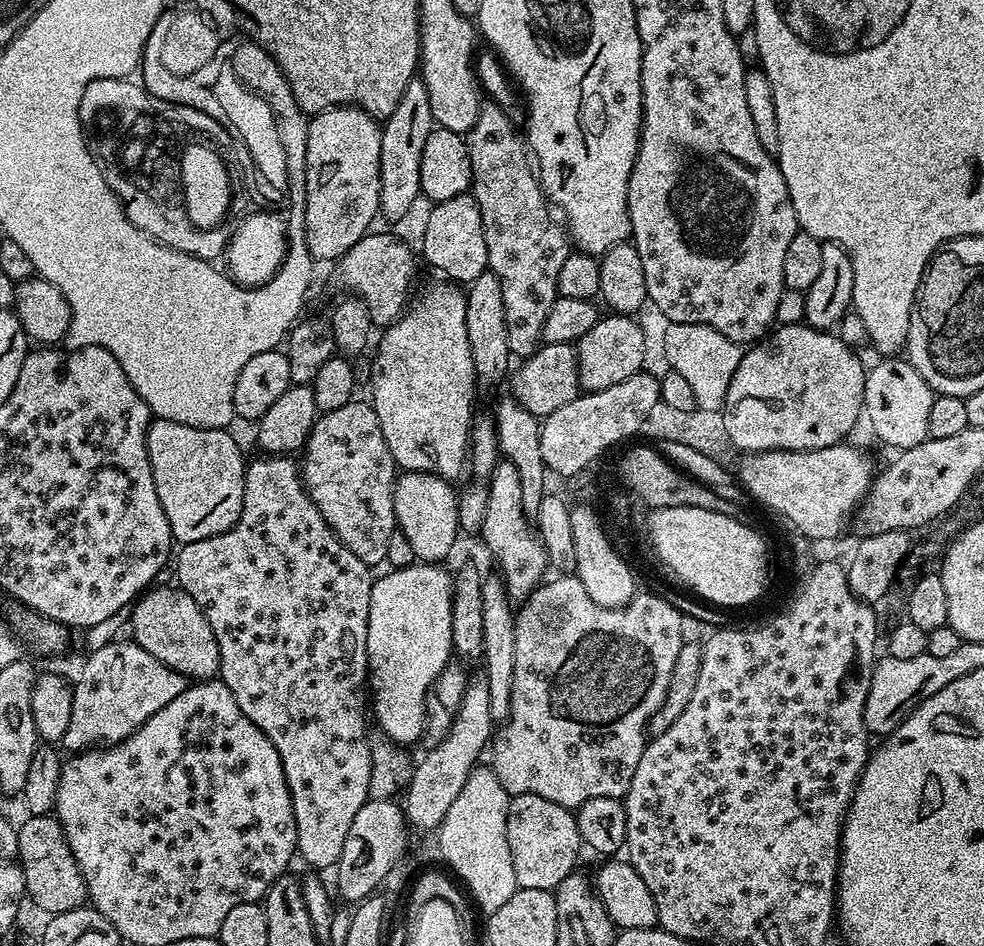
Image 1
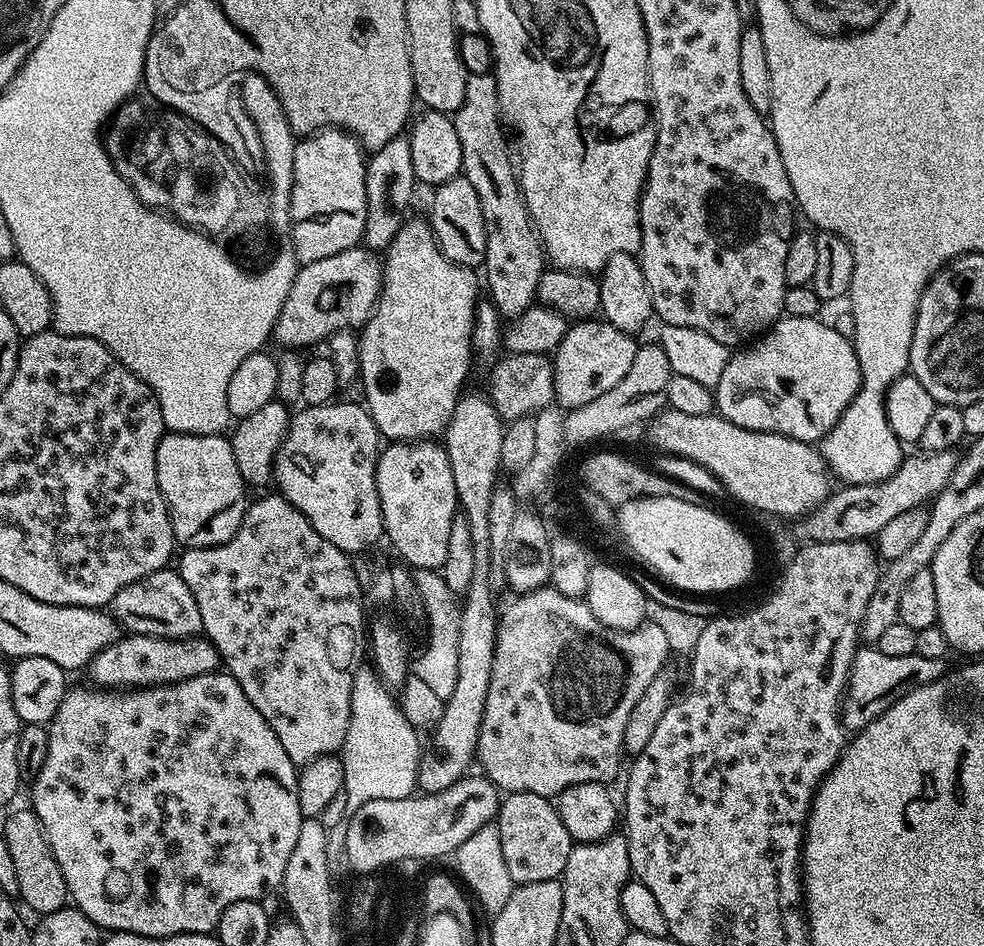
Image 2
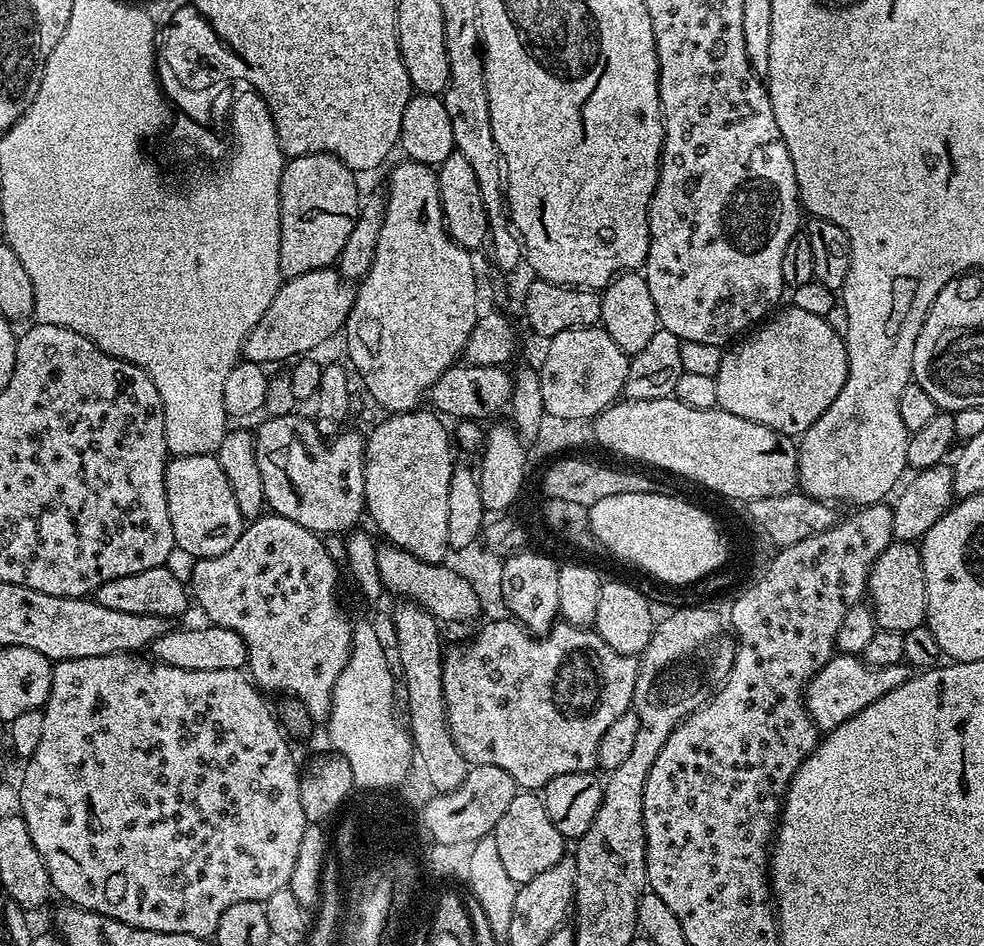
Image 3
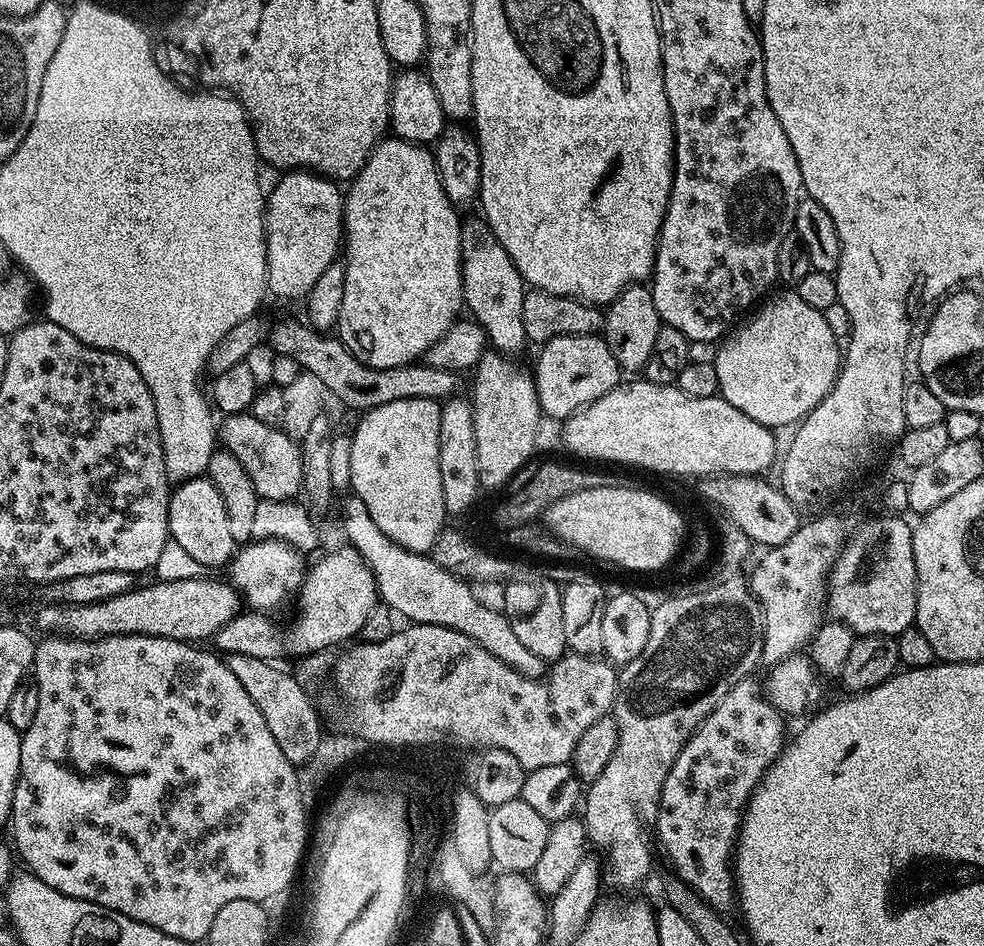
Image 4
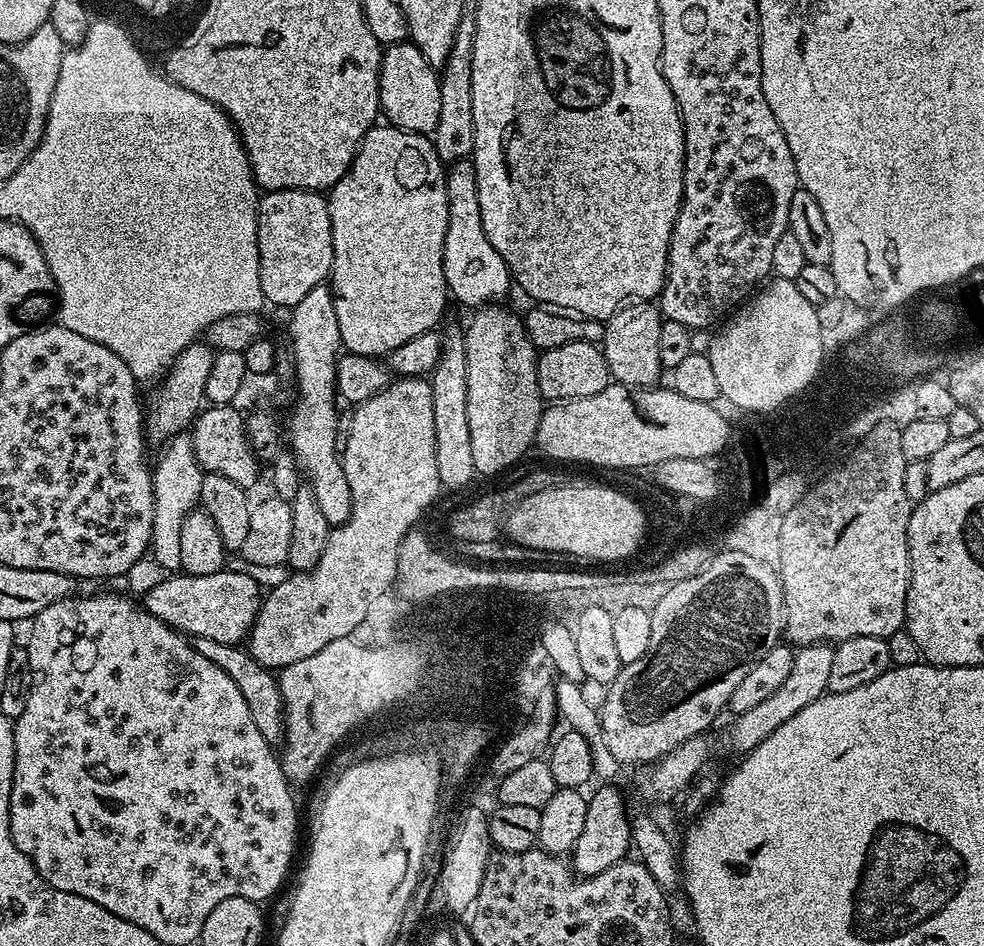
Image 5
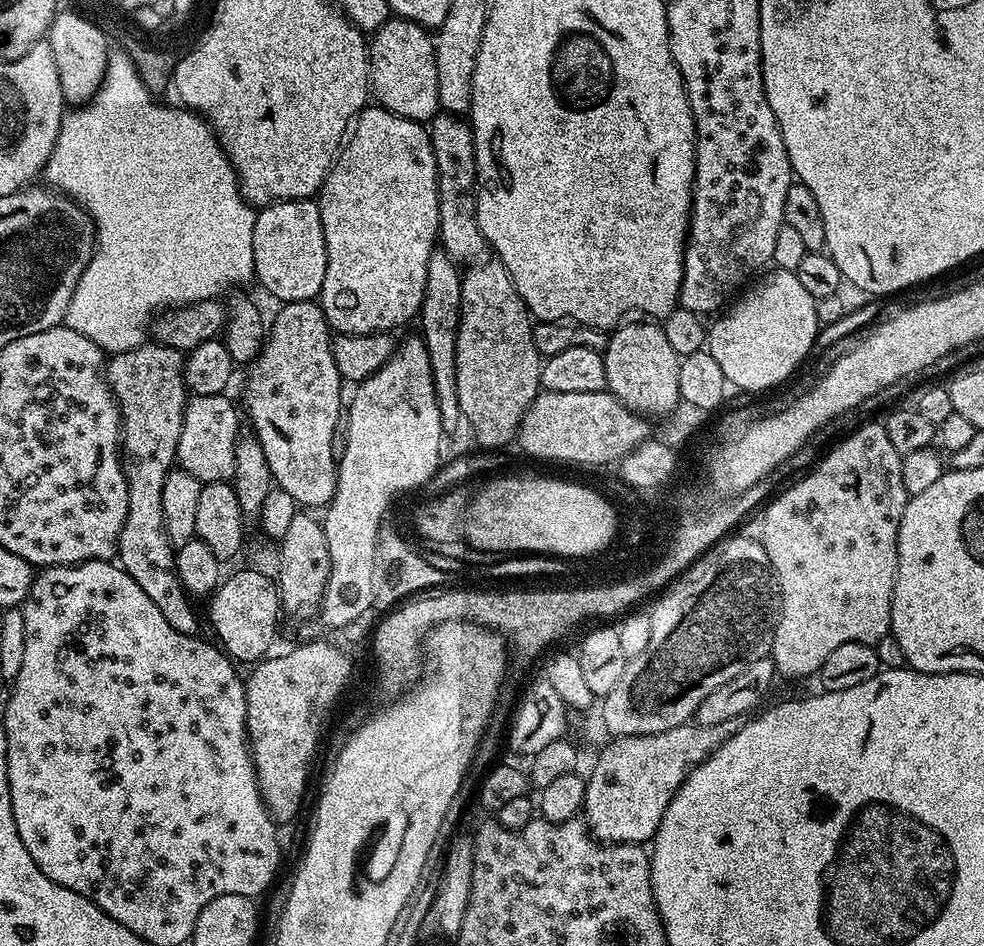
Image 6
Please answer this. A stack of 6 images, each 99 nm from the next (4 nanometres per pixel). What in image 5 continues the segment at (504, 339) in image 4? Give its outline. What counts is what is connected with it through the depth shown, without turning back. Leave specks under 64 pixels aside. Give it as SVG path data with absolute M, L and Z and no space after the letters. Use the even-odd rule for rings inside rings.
M471 159L457 160L446 172L446 242L442 246L442 274L446 278L451 299L461 300L468 310L484 307L485 304L503 301L508 287L513 287L512 273L509 272L502 254L490 246L486 230L482 226L482 206L478 206L478 178Z

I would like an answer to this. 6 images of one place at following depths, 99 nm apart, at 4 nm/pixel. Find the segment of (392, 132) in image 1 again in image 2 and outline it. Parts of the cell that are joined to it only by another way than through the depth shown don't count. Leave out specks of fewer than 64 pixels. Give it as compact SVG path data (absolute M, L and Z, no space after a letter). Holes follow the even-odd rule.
M407 135L395 136L390 142L386 142L386 146L382 146L367 157L366 226L364 227L363 247L371 248L377 254L383 253L387 249L398 234L398 230L406 223L406 217L409 215L409 213L407 214L408 207L412 204L412 191L415 188L418 188L418 181L414 174L414 158L410 158L410 142Z

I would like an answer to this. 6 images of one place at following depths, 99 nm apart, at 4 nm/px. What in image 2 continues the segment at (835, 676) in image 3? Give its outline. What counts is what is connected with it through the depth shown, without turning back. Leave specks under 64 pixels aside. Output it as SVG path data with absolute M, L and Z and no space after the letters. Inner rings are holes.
M860 646L856 650L856 660L852 663L852 669L848 675L846 695L842 701L840 718L844 721L845 729L855 734L861 728L865 728L874 718L878 718L898 698L902 698L912 688L920 684L929 684L944 675L946 664L944 660L931 660L915 654L906 658L890 658L882 654L874 646Z

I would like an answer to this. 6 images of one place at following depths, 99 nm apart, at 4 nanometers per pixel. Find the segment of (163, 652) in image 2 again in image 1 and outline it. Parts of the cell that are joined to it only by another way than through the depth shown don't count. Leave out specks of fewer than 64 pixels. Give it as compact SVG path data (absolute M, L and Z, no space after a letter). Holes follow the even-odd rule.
M131 639L116 640L94 649L72 684L70 726L66 726L63 751L75 754L95 744L120 743L137 732L151 716L158 714L166 702L174 702L189 683L185 673L158 662L154 654L142 650L142 646Z

